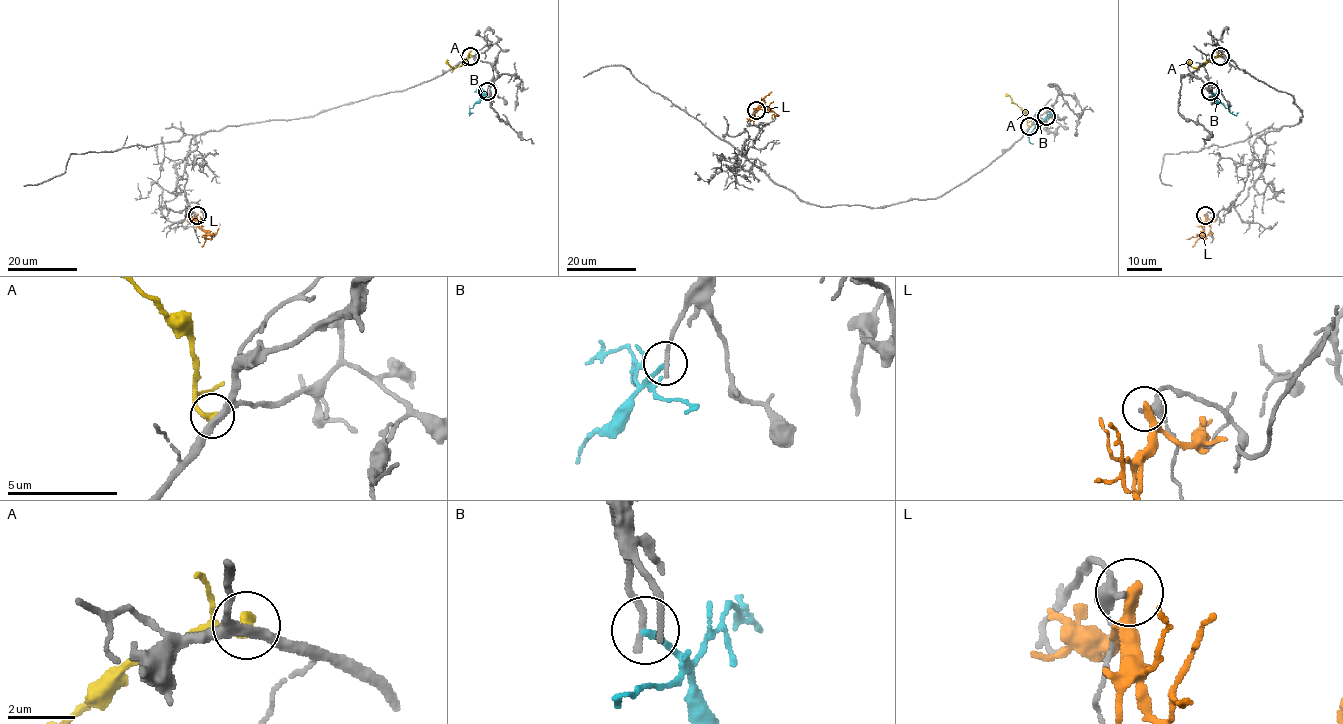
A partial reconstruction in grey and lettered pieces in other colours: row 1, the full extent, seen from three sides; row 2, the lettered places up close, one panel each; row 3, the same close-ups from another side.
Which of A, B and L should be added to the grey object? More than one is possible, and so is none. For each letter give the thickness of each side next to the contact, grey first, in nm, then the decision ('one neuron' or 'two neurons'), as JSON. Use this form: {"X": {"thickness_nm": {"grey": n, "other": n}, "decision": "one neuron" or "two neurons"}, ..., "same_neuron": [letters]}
{"A": {"thickness_nm": {"grey": 300, "other": 360}, "decision": "two neurons"}, "B": {"thickness_nm": {"grey": 200, "other": 190}, "decision": "two neurons"}, "L": {"thickness_nm": {"grey": 140, "other": 380}, "decision": "two neurons"}, "same_neuron": []}

